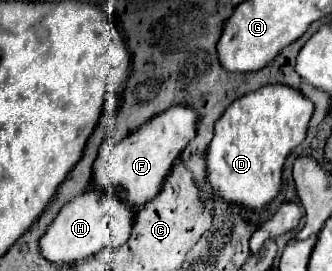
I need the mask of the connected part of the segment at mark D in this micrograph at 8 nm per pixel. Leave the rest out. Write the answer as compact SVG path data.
M284 84L262 86L260 90L250 92L238 98L234 104L230 104L222 114L222 118L218 120L214 138L210 142L210 148L206 150L206 180L212 186L212 194L228 204L238 204L252 212L268 208L272 200L280 194L282 168L286 156L294 146L298 146L304 140L312 112L314 112L312 100L308 100L300 90Z

